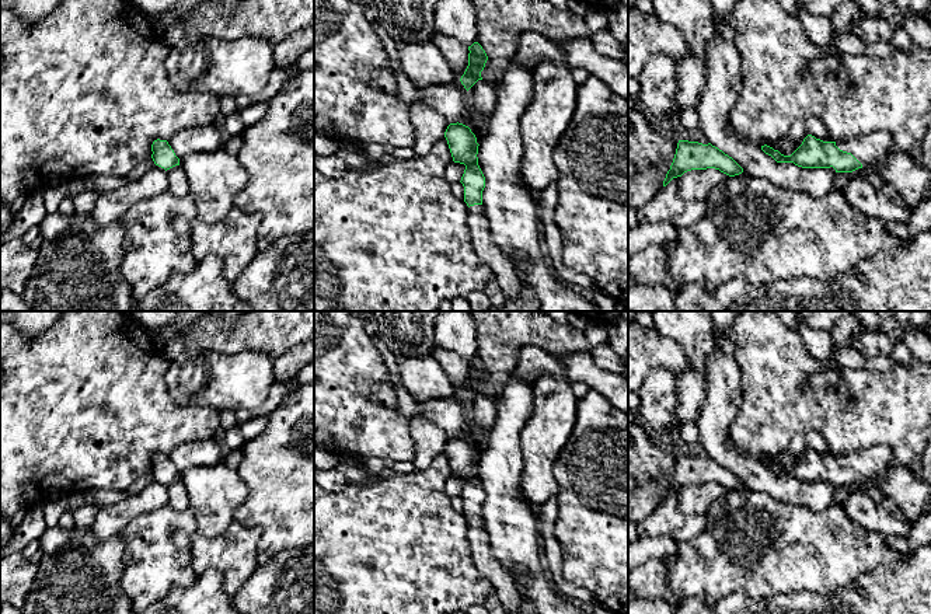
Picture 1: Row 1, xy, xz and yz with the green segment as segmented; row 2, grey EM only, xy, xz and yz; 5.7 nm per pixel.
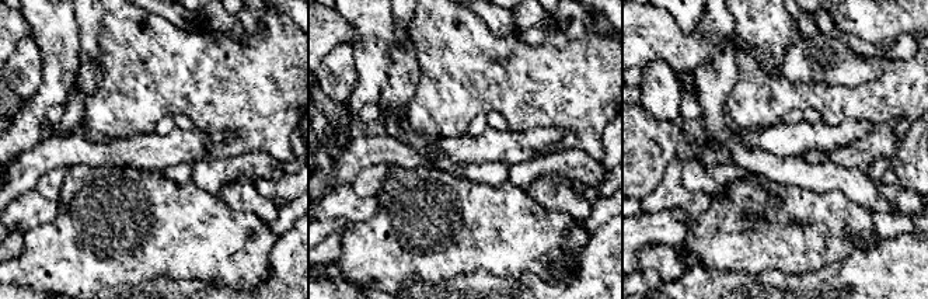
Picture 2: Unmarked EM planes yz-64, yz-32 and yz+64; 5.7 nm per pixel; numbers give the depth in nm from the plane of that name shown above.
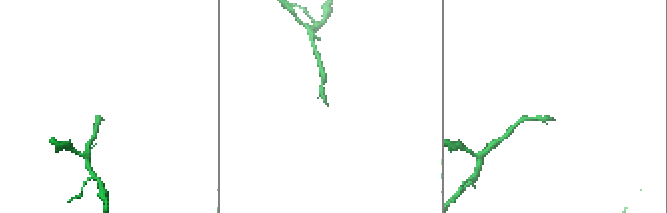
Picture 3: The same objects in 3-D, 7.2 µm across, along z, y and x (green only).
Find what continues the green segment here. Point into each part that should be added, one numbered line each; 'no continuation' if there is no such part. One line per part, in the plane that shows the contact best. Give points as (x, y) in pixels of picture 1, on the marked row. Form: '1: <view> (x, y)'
1: yz (874, 147)

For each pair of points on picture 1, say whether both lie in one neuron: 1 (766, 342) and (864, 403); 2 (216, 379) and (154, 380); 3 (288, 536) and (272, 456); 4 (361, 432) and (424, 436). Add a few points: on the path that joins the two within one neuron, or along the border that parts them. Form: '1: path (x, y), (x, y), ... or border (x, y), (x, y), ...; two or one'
1: path (777, 372), (812, 407), (834, 407); one
2: border (168, 363), (167, 390), (185, 407); two
3: path (290, 516), (290, 475); one
4: border (410, 418), (410, 436), (414, 446), (412, 460); two

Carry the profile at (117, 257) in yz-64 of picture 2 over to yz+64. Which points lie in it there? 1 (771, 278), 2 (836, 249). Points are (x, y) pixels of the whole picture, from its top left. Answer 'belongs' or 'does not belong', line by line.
1: does not belong
2: belongs

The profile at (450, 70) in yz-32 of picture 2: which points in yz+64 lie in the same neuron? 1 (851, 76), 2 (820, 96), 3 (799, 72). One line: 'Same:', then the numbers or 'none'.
Same: 2

